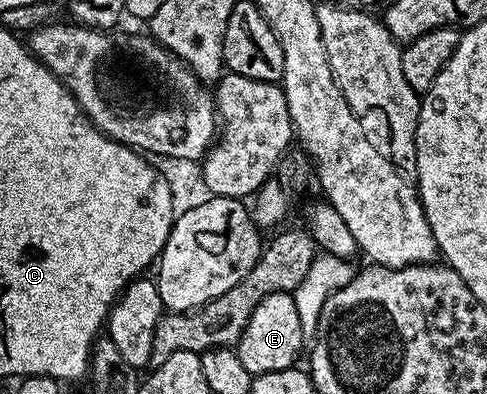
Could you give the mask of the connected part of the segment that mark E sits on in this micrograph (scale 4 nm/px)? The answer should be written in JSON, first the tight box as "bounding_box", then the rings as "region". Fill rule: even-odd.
{"bounding_box":[237,291,303,376],"region":[[[282,291],[265,297],[253,309],[239,338],[237,350],[241,357],[241,365],[251,371],[252,376],[264,375],[267,371],[284,371],[286,367],[296,366],[299,346],[303,343],[303,323],[299,320],[301,308],[295,303],[294,294]]]}

